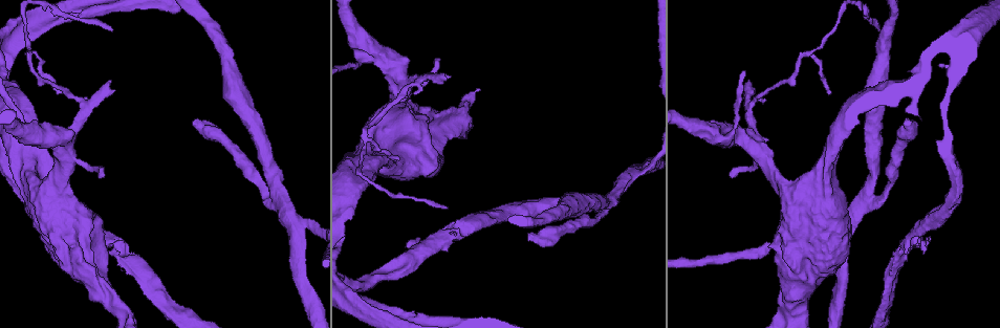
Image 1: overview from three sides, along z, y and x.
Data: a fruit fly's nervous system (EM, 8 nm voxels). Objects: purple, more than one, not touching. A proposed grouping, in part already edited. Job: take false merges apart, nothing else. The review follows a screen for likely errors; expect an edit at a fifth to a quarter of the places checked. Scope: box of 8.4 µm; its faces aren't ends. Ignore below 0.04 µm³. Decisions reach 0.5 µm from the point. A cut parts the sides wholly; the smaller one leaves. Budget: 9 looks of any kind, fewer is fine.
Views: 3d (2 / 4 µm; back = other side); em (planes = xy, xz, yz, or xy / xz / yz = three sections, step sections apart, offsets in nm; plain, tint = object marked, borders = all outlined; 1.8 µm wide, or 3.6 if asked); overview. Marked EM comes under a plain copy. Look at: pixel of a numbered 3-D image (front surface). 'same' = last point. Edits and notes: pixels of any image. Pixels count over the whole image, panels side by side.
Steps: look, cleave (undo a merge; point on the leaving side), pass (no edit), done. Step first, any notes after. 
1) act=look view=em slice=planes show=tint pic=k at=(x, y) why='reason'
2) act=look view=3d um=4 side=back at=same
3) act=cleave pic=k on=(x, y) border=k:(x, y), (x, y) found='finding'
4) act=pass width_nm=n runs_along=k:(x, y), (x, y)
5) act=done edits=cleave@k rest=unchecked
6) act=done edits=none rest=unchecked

act=look view=3d um=4 pic=1 at=(630, 173) why='a fork'

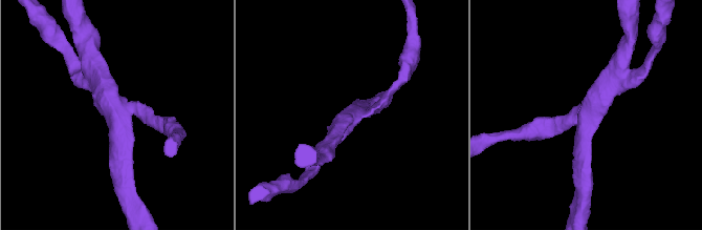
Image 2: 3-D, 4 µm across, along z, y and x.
act=look view=em slice=planes show=tint pic=2 at=(116, 107) why='shape alone is not enough'

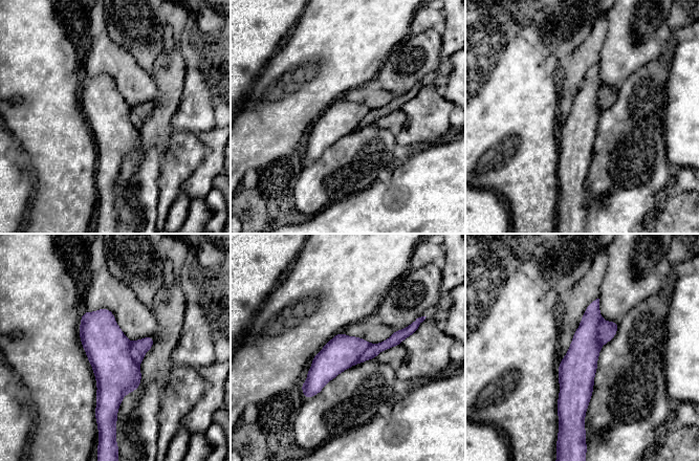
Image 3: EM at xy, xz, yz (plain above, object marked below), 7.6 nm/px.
act=cleave pic=3 on=(607, 330) border=3:(602, 319), (598, 325), (601, 345) found='a second neuron is stuck on'

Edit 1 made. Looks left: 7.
act=look view=overview why='see it whole again'

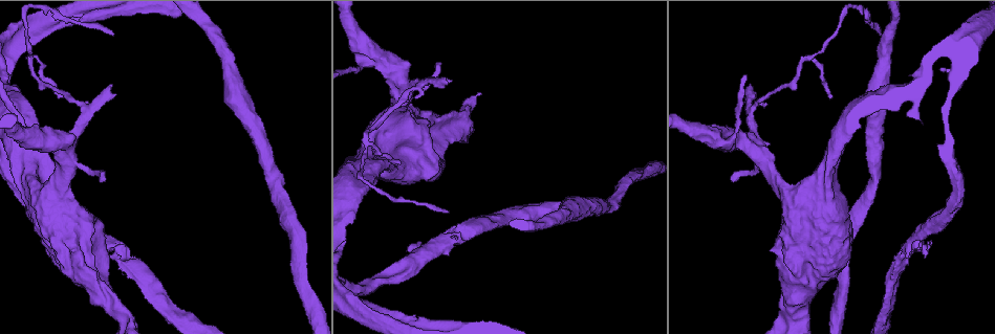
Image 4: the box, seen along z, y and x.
act=look view=em slice=planes show=tint pic=4 at=(914, 237) why='calibre changes'

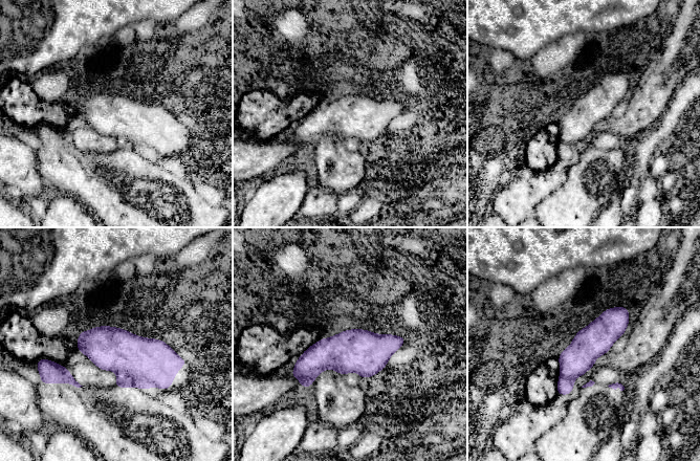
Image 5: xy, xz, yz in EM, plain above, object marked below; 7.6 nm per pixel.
act=pass runs_along=5:(402, 341), (326, 353), (294, 373) found='continuous, no second neuron'

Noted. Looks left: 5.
act=look view=em slice=planes show=tint pic=4 at=(829, 163) why='calibre changes'

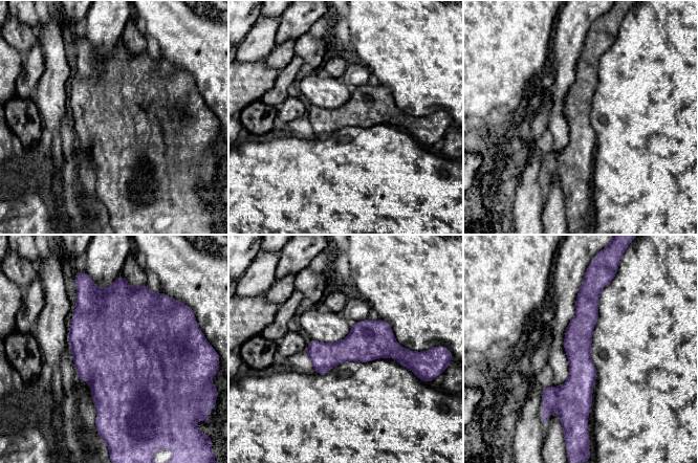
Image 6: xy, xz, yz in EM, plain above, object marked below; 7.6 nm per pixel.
act=pass width_nm=220 runs_along=6:(586, 289), (575, 415) found='continuous, no second neuron'

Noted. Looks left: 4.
act=look view=em slice=planes show=tint pic=4 at=(725, 141) why='sharp bend'

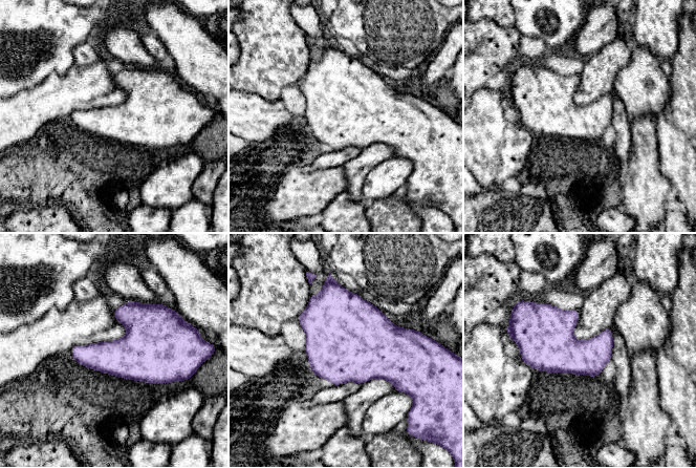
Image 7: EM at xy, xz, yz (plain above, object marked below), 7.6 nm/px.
act=pass found='all the same neuron'

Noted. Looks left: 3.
act=done edits=cleave@3 rest=unchecked

